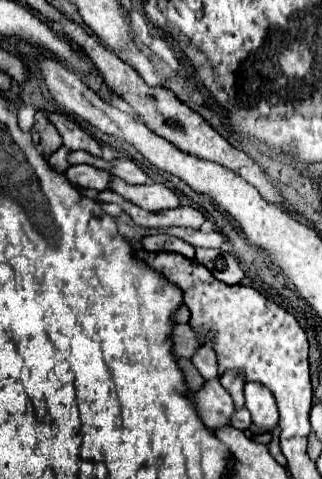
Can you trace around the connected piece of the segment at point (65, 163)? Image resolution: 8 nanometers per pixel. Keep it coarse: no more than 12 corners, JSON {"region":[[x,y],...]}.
{"region":[[61,146],[49,156],[49,164],[57,172],[65,172],[71,164],[69,150]]}

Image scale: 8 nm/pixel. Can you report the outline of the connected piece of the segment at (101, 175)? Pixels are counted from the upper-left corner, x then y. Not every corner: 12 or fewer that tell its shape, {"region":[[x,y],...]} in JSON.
{"region":[[87,164],[71,166],[67,178],[79,188],[103,192],[111,176]]}

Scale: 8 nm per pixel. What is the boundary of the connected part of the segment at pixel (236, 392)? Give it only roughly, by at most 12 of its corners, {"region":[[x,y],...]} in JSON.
{"region":[[241,370],[223,372],[223,388],[233,396],[235,408],[245,406]]}

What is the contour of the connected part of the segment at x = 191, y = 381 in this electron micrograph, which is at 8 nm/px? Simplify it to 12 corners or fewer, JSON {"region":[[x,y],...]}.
{"region":[[179,358],[185,382],[193,392],[205,386],[205,378],[197,372],[189,358]]}

